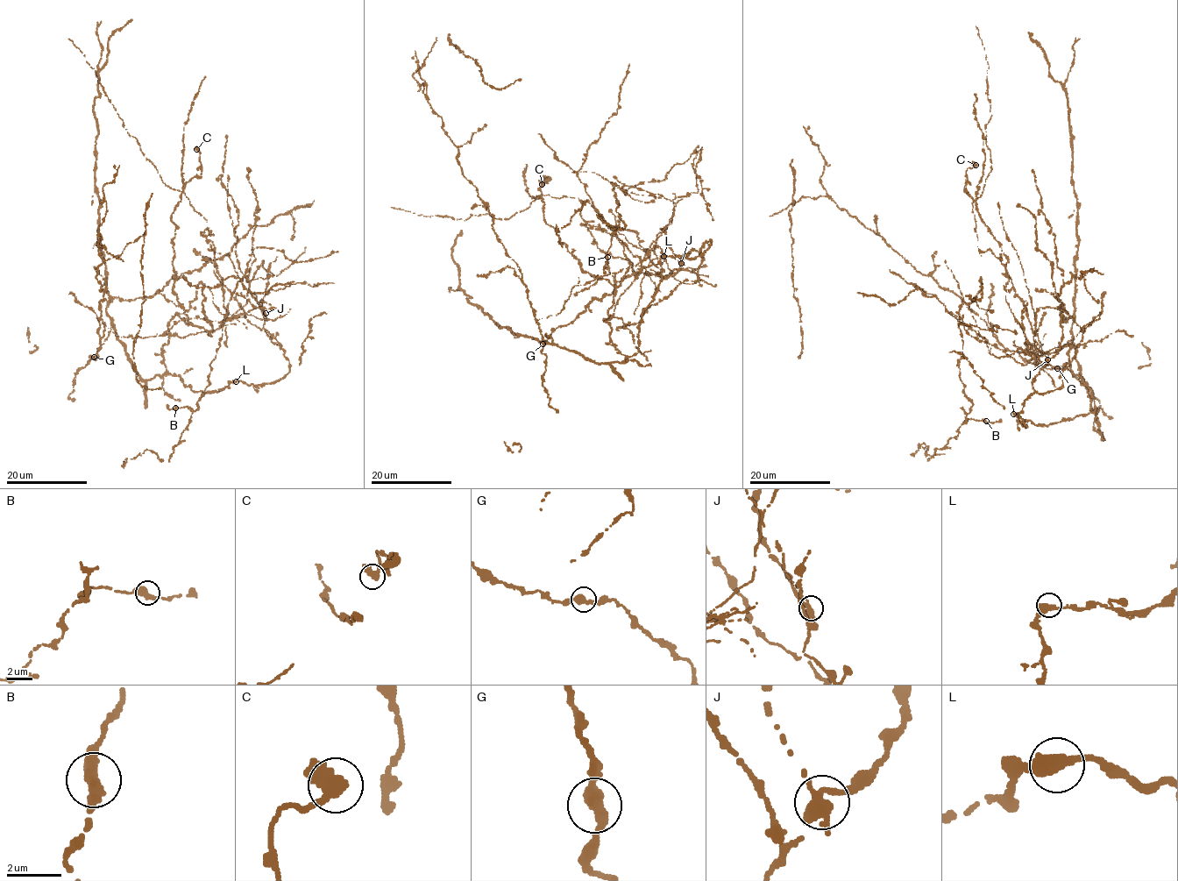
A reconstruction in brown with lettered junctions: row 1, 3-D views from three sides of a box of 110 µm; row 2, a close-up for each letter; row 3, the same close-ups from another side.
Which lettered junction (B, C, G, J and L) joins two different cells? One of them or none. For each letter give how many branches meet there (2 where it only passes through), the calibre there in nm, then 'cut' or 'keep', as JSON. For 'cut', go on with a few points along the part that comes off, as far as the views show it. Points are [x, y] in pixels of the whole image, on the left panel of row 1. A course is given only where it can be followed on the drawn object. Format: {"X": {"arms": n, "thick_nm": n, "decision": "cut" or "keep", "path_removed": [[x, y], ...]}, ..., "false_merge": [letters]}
{"B": {"arms": 2, "thick_nm": 440, "decision": "keep"}, "C": {"arms": 2, "thick_nm": 400, "decision": "keep"}, "G": {"arms": 2, "thick_nm": 420, "decision": "keep"}, "J": {"arms": 2, "thick_nm": 440, "decision": "cut", "path_removed": [[265, 313], [249, 292], [224, 320], [207, 220], [162, 182], [68, 39]]}, "L": {"arms": 2, "thick_nm": 440, "decision": "keep"}, "false_merge": ["J"]}

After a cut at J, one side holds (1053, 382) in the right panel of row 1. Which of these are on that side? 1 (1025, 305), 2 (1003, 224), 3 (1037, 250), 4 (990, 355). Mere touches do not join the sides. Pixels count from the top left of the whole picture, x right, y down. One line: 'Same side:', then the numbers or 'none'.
Same side: 2, 4

